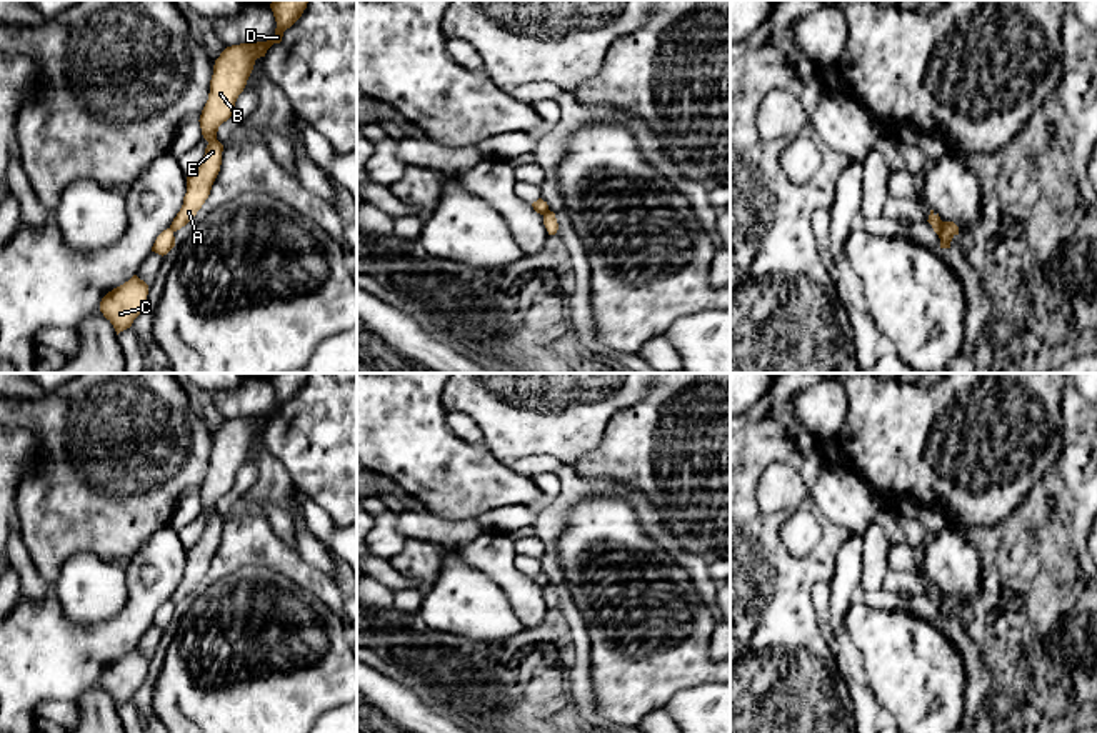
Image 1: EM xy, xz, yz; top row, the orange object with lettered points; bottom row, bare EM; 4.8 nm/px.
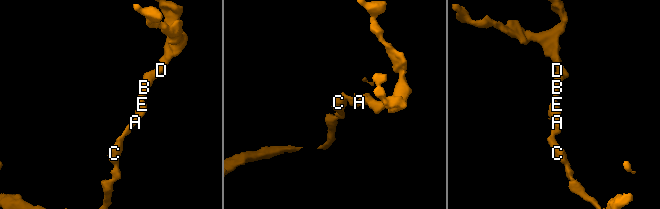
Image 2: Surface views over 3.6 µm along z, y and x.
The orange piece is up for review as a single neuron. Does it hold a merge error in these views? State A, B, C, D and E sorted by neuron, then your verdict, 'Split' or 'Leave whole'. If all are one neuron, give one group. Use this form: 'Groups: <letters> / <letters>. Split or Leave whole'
Groups: A B D E / C. Split

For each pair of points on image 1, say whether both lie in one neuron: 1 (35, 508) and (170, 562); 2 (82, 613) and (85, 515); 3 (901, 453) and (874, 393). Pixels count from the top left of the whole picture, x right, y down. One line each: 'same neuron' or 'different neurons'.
1: different neurons
2: different neurons
3: same neuron

